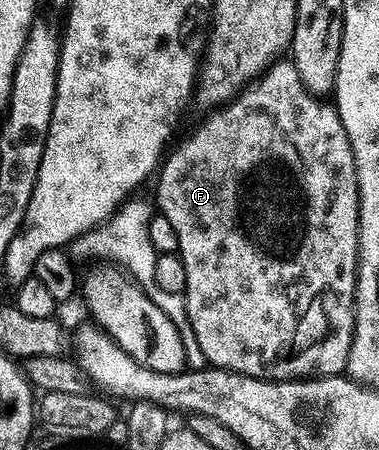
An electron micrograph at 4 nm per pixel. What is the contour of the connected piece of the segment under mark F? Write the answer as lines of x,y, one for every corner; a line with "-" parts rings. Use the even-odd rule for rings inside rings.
282,62
271,63
257,82
247,86
233,101
215,110
218,111
215,115
208,116
171,155
169,152
165,156
164,164
156,175
156,180
158,179
156,207
161,215
172,221
172,229
176,229
178,238
177,254
182,256
186,272
190,271
190,282
186,284
185,294
185,322
188,325
190,323
190,331
194,334
203,357
210,362
207,364
211,368
223,371
233,371
238,367
234,372
235,375
250,375
253,379
301,381
307,377
342,375
346,371
348,343
352,339
351,271
354,269
354,257
358,249
358,174
354,163
308,163
308,161
354,161
354,154
350,148
348,133
338,116
338,109
329,102
326,104
324,103
326,101
319,101
306,90
293,62
-
304,179
342,179
342,181
314,183
314,187
304,187

